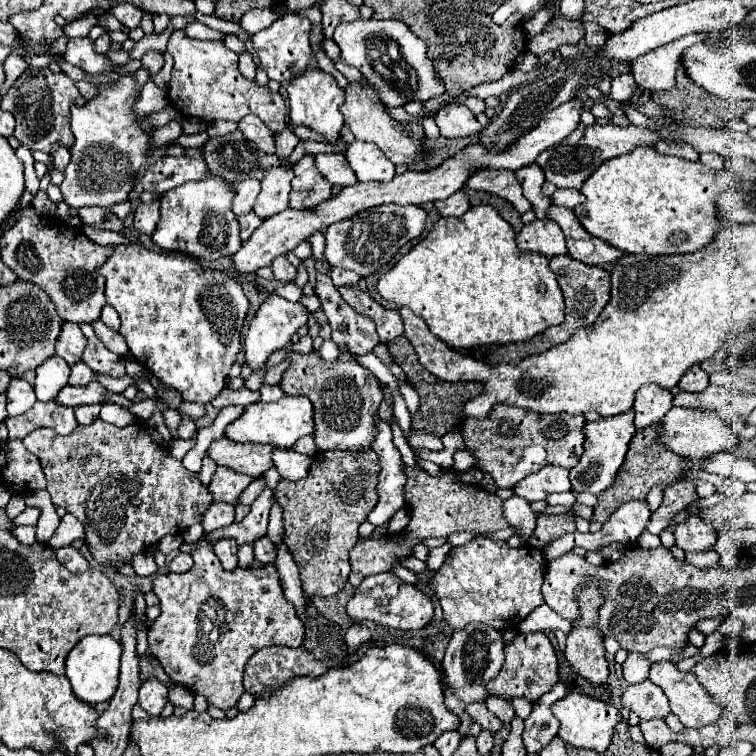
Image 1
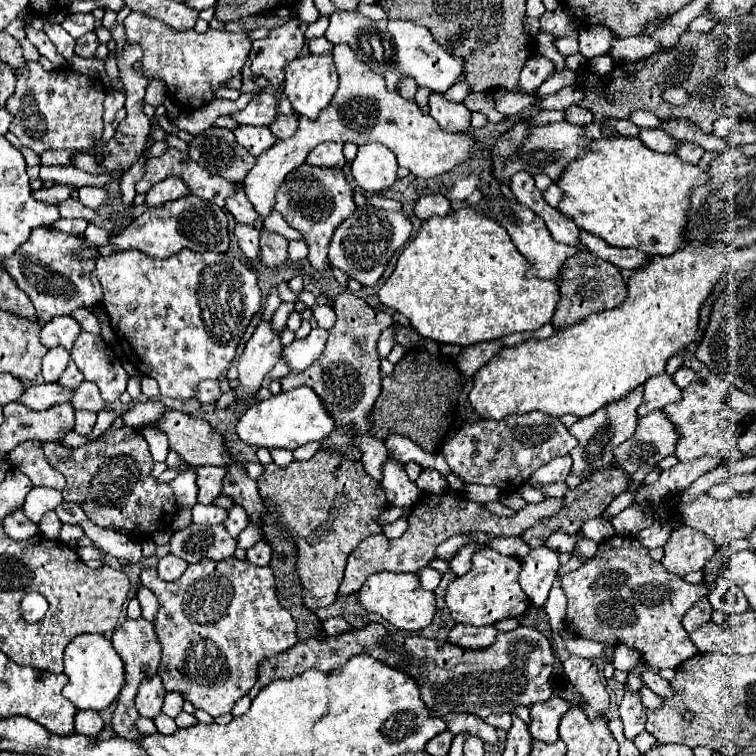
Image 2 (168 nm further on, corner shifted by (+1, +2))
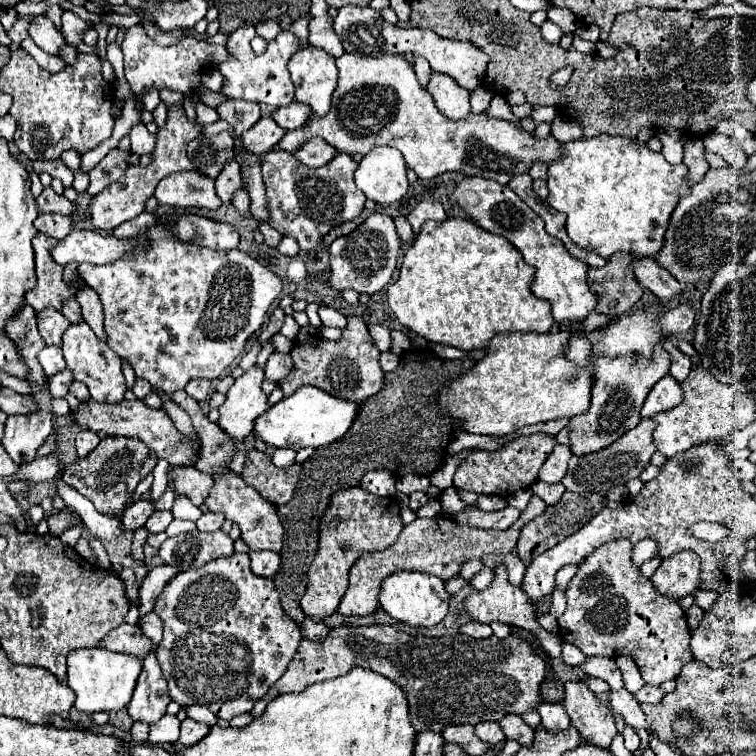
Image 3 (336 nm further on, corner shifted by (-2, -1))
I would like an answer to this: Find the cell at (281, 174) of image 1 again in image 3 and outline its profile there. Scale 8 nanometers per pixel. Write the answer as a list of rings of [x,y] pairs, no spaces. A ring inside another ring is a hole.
[[[344,52],[338,60],[338,88],[332,94],[332,106],[326,116],[310,114],[306,120],[306,126],[298,130],[290,130],[276,148],[282,148],[286,152],[298,150],[298,146],[314,136],[324,138],[330,146],[334,146],[338,152],[346,154],[368,154],[374,146],[392,146],[398,148],[406,160],[406,166],[412,168],[418,178],[428,180],[434,176],[440,176],[444,172],[462,172],[466,176],[484,176],[500,182],[506,186],[512,176],[524,174],[530,170],[530,162],[540,160],[550,164],[560,154],[560,142],[554,136],[548,136],[546,140],[538,140],[532,134],[528,134],[522,128],[516,128],[512,122],[490,118],[486,114],[474,114],[470,112],[466,118],[450,120],[446,118],[436,106],[432,94],[420,86],[412,62],[408,62],[404,56],[398,54],[382,54],[380,58],[370,58],[362,54],[348,54]]]

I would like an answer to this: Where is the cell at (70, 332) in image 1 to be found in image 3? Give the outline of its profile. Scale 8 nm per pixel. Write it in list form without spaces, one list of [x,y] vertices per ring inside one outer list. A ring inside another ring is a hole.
[[[44,308],[36,312],[36,320],[38,320],[38,332],[44,338],[46,346],[60,346],[62,334],[70,322],[54,308]]]

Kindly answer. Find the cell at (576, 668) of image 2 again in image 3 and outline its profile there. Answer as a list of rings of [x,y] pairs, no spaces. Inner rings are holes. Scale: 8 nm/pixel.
[[[580,680],[568,682],[564,688],[566,714],[570,716],[572,726],[580,732],[582,740],[598,748],[610,748],[612,738],[618,734],[610,708],[604,706]]]

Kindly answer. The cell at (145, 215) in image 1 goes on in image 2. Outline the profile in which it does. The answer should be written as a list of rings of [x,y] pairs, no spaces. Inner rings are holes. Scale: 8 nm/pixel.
[[[165,179],[161,183],[157,183],[155,187],[151,187],[147,191],[147,199],[145,199],[145,207],[157,207],[157,205],[163,205],[167,201],[173,201],[177,199],[179,195],[189,195],[189,189],[187,185],[181,181],[181,179]]]

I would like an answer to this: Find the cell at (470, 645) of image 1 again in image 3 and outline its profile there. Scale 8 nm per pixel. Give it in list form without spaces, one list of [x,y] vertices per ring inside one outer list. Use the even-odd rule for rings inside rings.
[[[468,622],[460,628],[462,634],[468,634],[472,638],[490,638],[492,636],[492,628],[488,624],[482,622]]]

